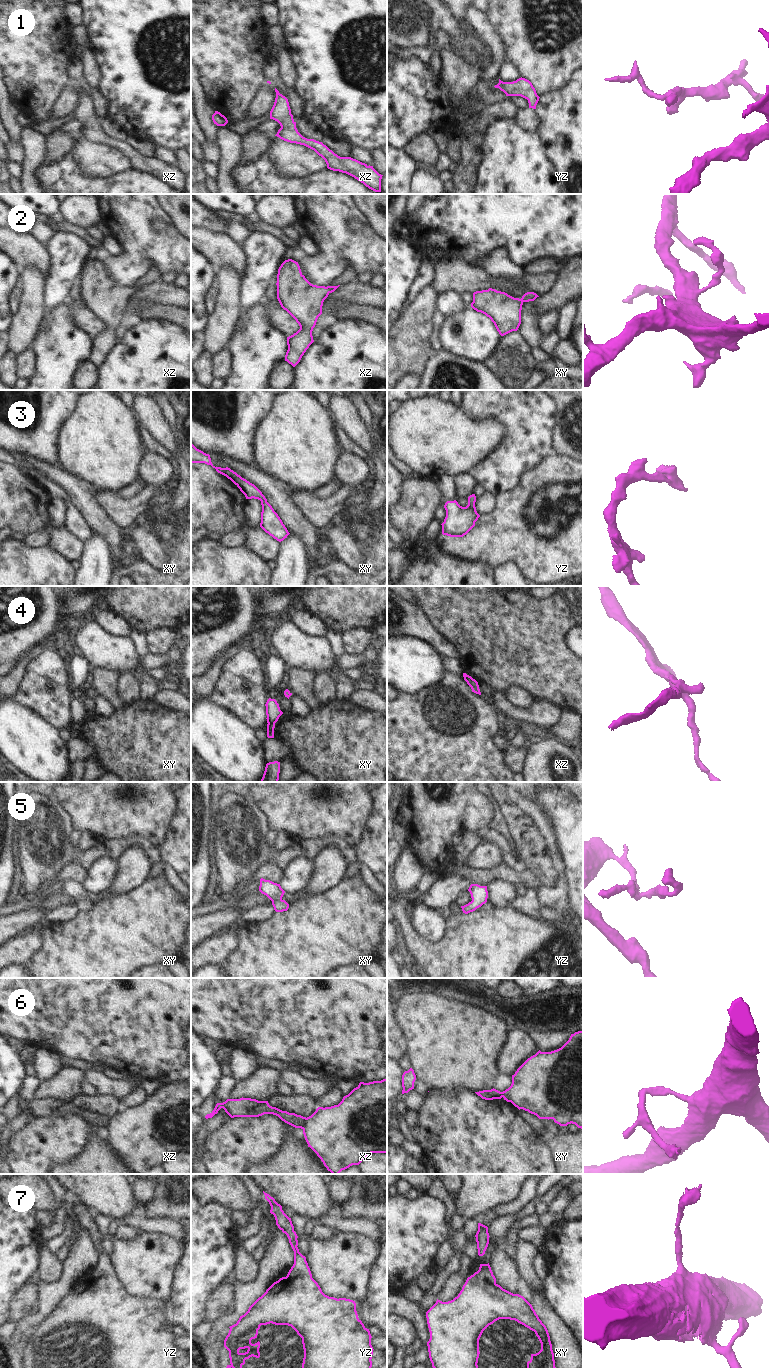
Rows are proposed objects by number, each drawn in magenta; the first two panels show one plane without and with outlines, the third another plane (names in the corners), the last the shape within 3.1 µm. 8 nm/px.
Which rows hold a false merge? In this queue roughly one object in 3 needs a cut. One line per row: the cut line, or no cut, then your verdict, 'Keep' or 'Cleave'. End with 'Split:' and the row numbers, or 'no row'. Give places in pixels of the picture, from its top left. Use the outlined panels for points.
1: No split. Keep
2: No split. Keep
3: No split. Keep
4: Split along xy (268, 723), (274, 724). Cleave
5: No split. Keep
6: Split along xz (306, 1118), (302, 1128). Cleave
7: No split. Keep
Split: 4, 6

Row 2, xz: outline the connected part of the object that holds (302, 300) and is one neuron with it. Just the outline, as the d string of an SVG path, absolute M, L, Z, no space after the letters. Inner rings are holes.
M292 259L285 260L279 267L276 285L281 307L300 326L296 333L287 337L285 361L295 367L314 342L312 331L322 314L324 300L340 285L325 287L311 284L302 274L298 262Z

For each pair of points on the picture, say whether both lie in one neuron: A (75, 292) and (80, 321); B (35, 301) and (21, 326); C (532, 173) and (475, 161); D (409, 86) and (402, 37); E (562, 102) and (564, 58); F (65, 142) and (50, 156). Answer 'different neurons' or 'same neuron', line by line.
A: same neuron
B: same neuron
C: different neurons
D: different neurons
E: different neurons
F: same neuron

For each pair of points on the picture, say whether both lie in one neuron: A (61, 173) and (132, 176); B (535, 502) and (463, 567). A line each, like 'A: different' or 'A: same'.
A: same
B: different

